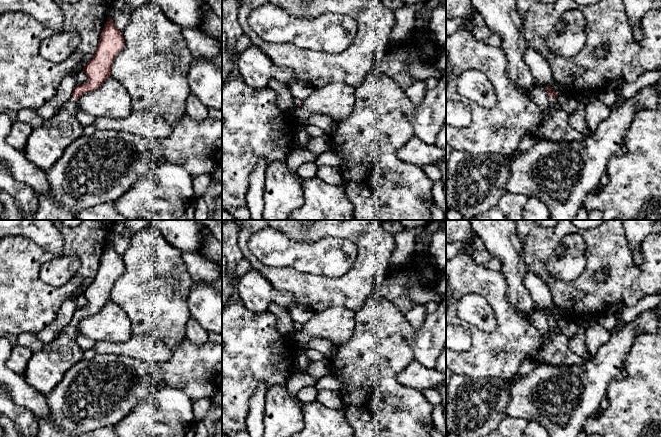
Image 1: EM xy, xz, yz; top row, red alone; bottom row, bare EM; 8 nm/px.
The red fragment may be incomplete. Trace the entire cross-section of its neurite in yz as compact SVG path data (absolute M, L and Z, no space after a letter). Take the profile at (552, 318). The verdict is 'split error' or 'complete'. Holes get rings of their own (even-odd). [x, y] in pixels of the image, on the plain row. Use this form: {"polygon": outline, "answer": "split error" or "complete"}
{"polygon": "M547 311L546 315L550 321L549 332L546 336L541 336L540 348L527 358L535 361L537 365L583 365L586 360L572 351L571 340L559 331L556 317L550 311Z", "answer": "split error"}

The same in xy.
{"polygon": "M109 241L93 282L83 292L88 304L75 311L73 320L54 340L31 355L23 377L34 389L47 395L65 373L83 359L83 351L76 340L77 324L82 318L98 313L111 300L112 287L124 268L123 257Z", "answer": "split error"}

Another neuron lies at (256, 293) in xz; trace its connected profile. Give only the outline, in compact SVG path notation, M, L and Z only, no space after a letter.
M254 269L240 277L237 290L244 306L255 313L267 311L272 303L285 308L290 308L294 304L294 296L291 292L274 288L261 273Z

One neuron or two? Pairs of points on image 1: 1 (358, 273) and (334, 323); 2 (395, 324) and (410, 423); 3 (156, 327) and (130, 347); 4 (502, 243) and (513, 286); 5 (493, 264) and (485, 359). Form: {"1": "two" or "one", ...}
{"1": "two", "2": "one", "3": "two", "4": "one", "5": "two"}

